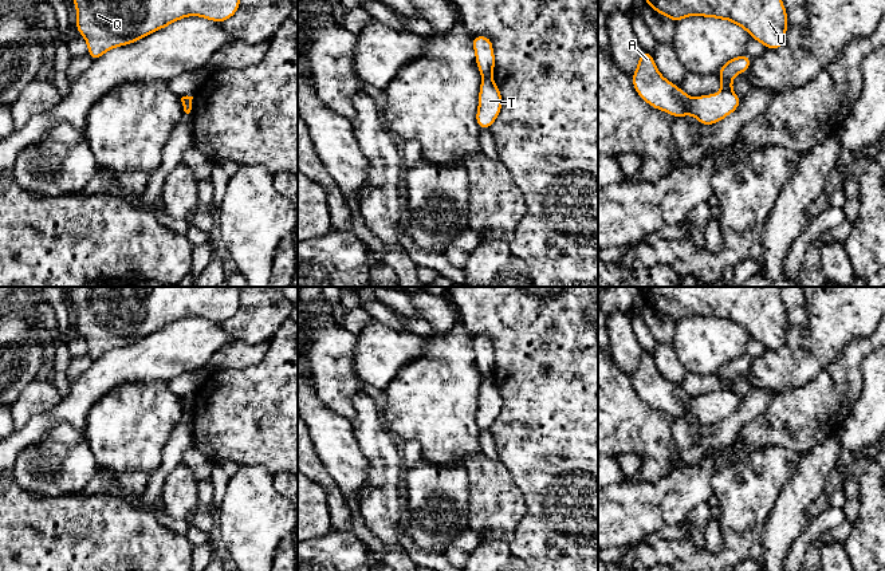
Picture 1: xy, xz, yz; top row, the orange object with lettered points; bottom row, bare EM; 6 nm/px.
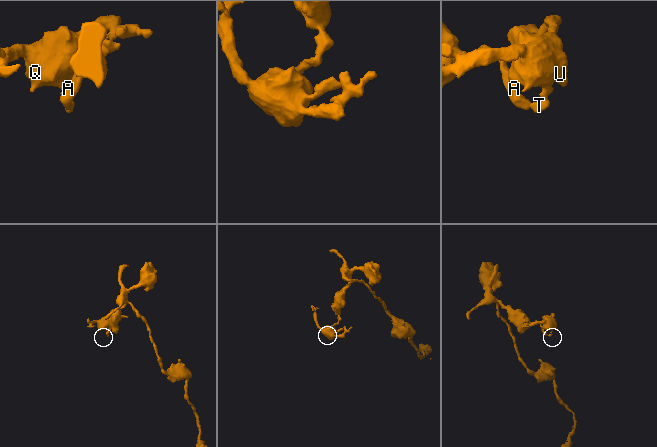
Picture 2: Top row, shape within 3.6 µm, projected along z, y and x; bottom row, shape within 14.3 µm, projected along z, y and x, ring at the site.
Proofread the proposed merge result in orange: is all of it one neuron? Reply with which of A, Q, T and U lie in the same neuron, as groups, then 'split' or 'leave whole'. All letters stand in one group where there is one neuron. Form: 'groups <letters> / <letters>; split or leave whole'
groups A / Q T U; split

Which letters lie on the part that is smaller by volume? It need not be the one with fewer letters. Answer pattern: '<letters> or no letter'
Q, T, U

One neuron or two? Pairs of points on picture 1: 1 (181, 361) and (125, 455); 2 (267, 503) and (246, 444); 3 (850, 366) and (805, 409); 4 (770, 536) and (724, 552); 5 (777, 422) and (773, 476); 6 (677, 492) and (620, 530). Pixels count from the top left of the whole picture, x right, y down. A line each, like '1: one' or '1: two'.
1: two
2: two
3: one
4: two
5: two
6: one

